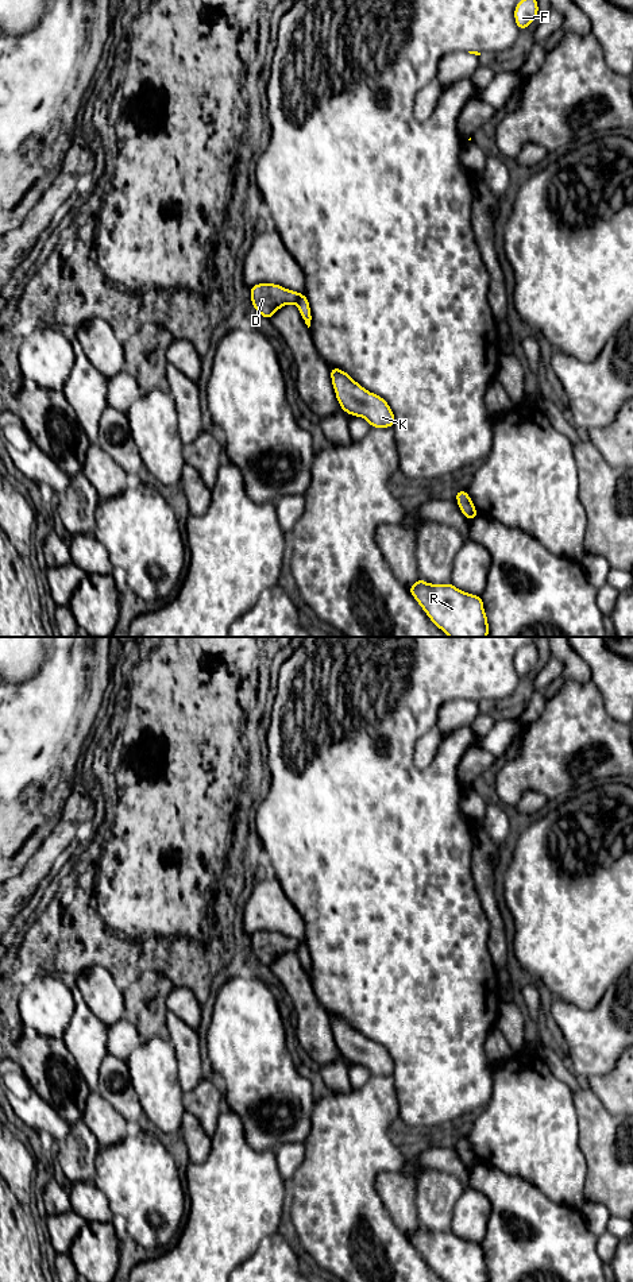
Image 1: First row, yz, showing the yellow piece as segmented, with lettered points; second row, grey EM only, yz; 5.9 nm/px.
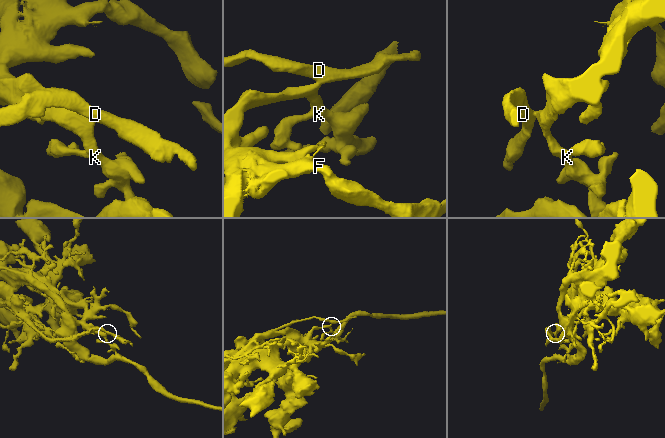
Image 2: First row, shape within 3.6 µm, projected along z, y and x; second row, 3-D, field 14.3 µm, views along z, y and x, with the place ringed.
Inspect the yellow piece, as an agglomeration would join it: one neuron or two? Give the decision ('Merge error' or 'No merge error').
Merge error

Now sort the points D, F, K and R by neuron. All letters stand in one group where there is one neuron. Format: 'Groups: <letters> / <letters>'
Groups: D / F K R

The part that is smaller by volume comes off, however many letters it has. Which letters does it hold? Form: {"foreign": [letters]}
{"foreign": ["D"]}

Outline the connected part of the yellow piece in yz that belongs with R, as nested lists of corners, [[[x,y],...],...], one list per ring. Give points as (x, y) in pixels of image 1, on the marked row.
[[[421,578],[408,587],[429,619],[449,637],[487,637],[489,622],[482,596],[456,588],[452,583],[431,584]]]

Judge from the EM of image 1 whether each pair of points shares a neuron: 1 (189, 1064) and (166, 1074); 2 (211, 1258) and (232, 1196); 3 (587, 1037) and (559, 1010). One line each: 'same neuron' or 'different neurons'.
1: different neurons
2: same neuron
3: same neuron

